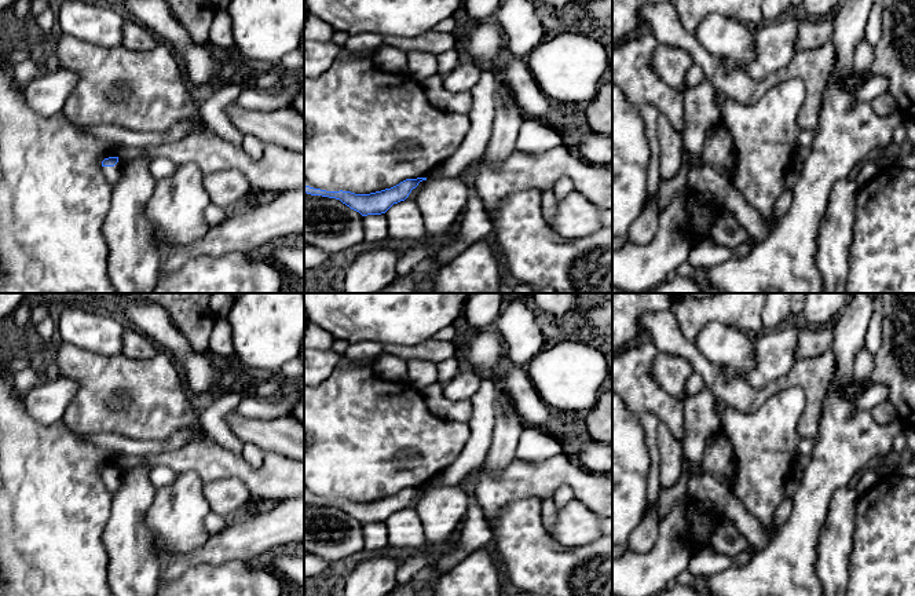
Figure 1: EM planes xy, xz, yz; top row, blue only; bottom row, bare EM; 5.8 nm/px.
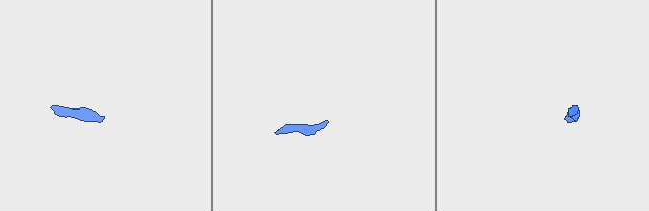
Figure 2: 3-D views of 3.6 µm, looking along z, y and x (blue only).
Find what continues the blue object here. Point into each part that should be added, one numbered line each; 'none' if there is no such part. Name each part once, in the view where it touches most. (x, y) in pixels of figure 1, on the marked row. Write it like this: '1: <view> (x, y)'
1: xy (112, 174)

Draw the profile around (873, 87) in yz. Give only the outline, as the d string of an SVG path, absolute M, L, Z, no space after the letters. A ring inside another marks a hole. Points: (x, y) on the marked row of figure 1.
M885 76L867 78L854 89L854 100L857 103L871 103L876 96L887 92L889 81Z

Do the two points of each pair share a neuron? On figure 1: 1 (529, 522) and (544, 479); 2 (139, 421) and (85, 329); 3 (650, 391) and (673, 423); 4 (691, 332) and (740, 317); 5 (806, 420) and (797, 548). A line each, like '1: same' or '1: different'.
1: different
2: different
3: same
4: same
5: different

